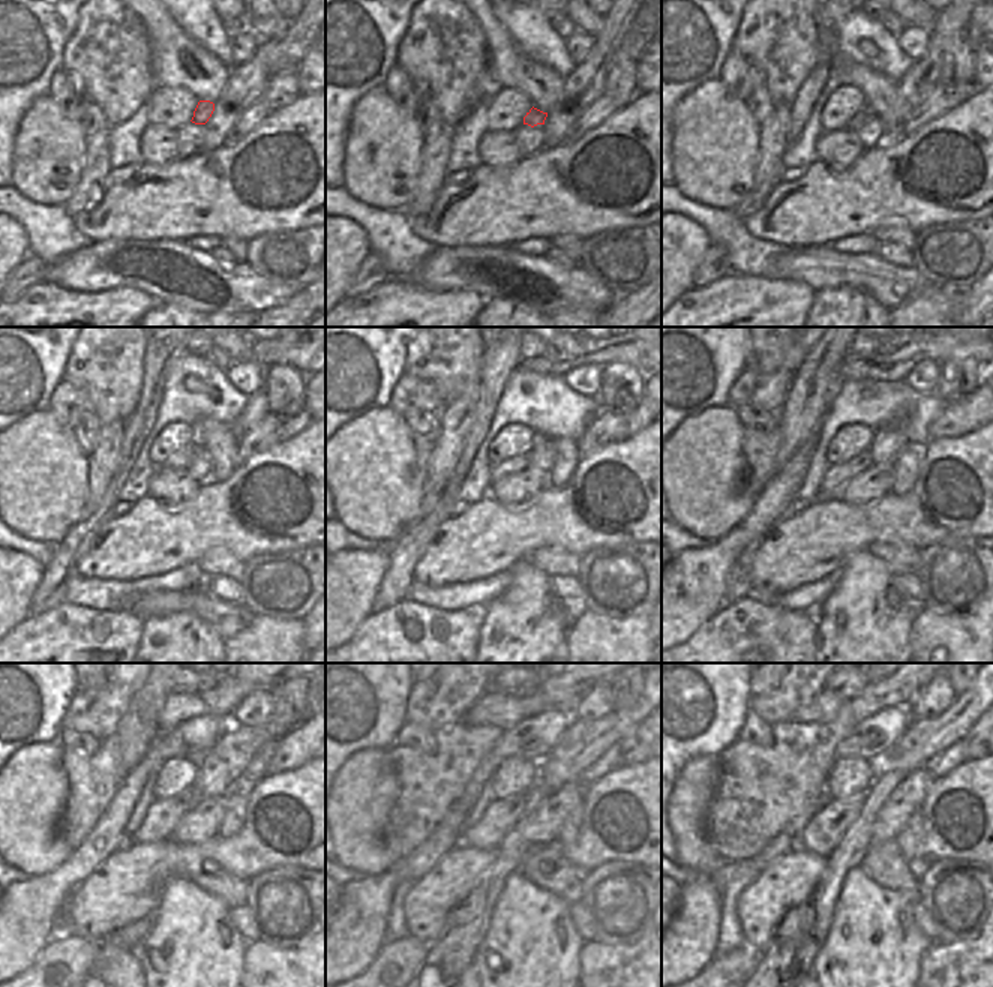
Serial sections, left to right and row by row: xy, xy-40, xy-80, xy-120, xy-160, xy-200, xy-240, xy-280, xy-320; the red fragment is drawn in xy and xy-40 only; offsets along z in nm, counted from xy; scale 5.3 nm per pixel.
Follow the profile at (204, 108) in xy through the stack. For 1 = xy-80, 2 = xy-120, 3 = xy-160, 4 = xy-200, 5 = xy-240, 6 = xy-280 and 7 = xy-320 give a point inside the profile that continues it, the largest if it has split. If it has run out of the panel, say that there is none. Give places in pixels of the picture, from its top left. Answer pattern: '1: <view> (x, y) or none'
1: xy-80 (864, 114)
2: xy-120 (182, 459)
3: xy-160 (521, 461)
4: xy-200 (836, 477)
5: xy-240 (164, 815)
6: xy-280 (501, 815)
7: xy-320 (821, 836)

